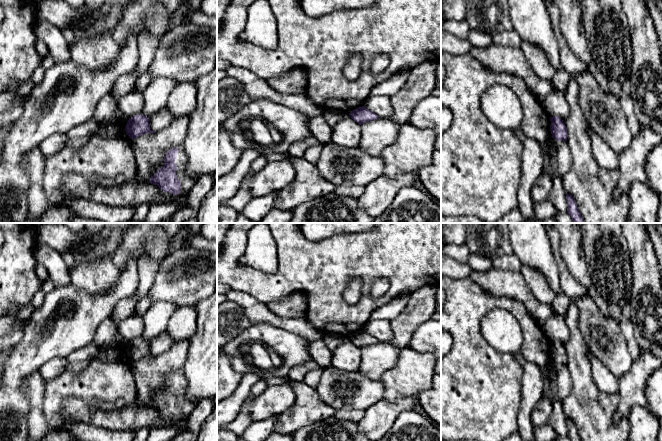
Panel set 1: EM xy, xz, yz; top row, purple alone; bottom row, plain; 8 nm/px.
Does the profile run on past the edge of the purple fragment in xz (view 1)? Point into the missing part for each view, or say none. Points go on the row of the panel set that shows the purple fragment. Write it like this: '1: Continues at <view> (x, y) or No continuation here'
1: No continuation here

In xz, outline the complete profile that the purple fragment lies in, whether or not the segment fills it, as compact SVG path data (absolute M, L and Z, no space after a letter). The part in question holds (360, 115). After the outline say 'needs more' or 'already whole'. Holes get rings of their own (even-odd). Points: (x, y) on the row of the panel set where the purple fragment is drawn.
M365 106L359 107L351 111L349 115L355 122L357 122L360 125L362 125L365 122L369 122L379 118L378 115L368 110Z; already whole

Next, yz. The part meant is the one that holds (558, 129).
M558 116L550 117L551 125L550 125L550 131L552 134L552 137L557 141L567 141L567 129L562 119L560 119Z; already whole

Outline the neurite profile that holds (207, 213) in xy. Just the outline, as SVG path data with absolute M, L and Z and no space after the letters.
M217 170L213 175L212 189L196 212L198 223L217 223Z

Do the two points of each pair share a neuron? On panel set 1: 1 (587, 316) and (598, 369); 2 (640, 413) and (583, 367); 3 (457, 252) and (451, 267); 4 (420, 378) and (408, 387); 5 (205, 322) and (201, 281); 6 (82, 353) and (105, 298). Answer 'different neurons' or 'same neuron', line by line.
1: different neurons
2: different neurons
3: different neurons
4: same neuron
5: different neurons
6: different neurons

